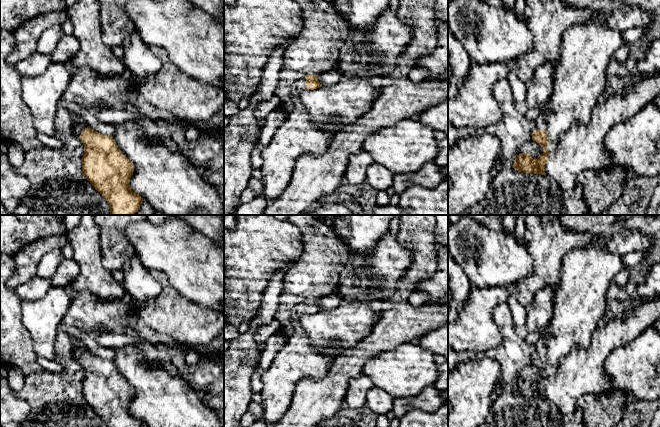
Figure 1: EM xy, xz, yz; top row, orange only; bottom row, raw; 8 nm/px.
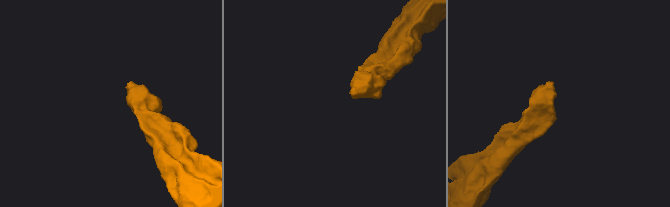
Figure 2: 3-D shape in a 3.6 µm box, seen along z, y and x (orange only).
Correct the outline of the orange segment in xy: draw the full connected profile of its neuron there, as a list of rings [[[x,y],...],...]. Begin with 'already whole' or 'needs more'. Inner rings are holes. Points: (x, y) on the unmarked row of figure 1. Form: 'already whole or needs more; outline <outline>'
needs more; outline [[[71,336],[75,343],[76,358],[84,369],[82,398],[92,410],[102,418],[107,427],[142,427],[143,422],[130,413],[133,387],[122,378],[112,360],[92,354],[79,339]]]

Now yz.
needs more; outline [[[660,296],[642,300],[624,311],[621,317],[609,321],[603,329],[597,328],[593,334],[590,345],[586,349],[577,349],[560,359],[559,368],[548,363],[547,347],[544,335],[535,345],[532,364],[536,365],[544,377],[533,383],[529,377],[517,379],[513,392],[523,397],[541,398],[553,403],[562,416],[568,416],[577,410],[578,400],[586,394],[598,394],[609,390],[612,379],[604,369],[608,356],[618,347],[627,345],[632,339],[643,333],[660,317]]]

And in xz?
needs more; outline [[[309,299],[291,307],[293,334],[287,338],[272,366],[261,372],[264,420],[269,426],[288,410],[297,383],[304,377],[323,378],[332,359],[316,350],[303,331],[299,317],[320,312],[317,299]]]

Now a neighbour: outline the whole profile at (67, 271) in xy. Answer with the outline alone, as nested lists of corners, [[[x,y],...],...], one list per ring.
[[[73,258],[63,259],[54,275],[50,278],[51,286],[69,288],[78,273],[79,266]]]

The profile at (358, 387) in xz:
[[[361,374],[348,381],[348,389],[344,399],[344,406],[350,409],[361,409],[366,406],[366,396],[374,387],[370,377]]]

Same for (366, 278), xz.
[[[386,233],[372,254],[351,255],[339,275],[338,294],[347,301],[388,300],[412,263],[412,250]]]

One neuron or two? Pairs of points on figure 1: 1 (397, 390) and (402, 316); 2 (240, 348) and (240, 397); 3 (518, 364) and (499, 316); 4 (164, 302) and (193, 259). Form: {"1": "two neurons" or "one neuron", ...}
{"1": "two neurons", "2": "one neuron", "3": "one neuron", "4": "two neurons"}

